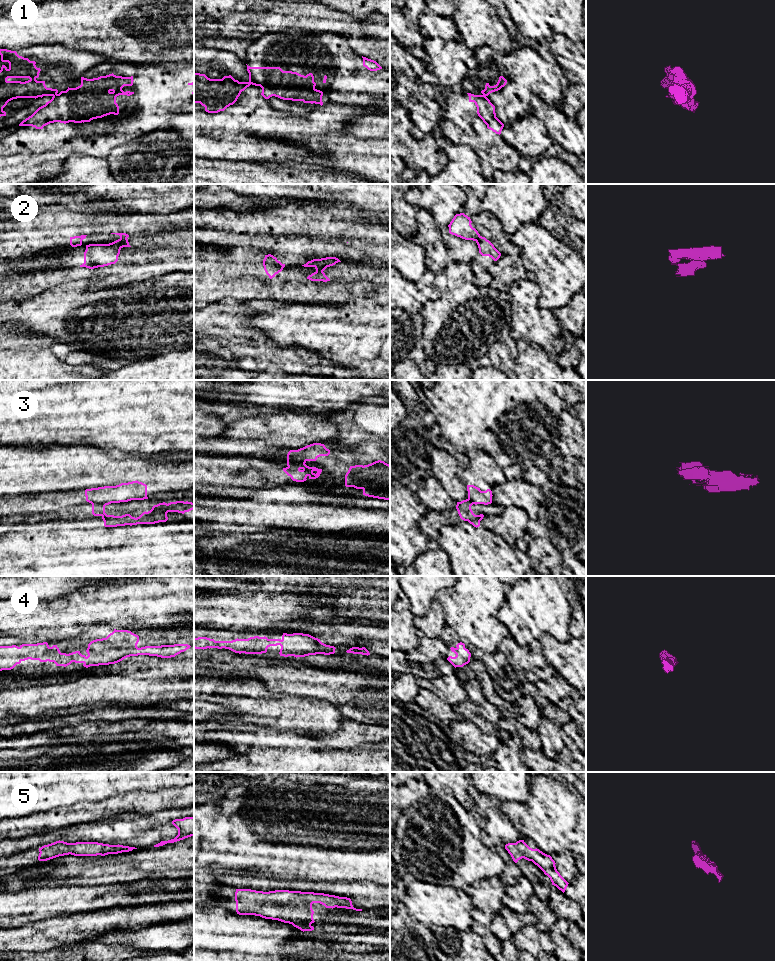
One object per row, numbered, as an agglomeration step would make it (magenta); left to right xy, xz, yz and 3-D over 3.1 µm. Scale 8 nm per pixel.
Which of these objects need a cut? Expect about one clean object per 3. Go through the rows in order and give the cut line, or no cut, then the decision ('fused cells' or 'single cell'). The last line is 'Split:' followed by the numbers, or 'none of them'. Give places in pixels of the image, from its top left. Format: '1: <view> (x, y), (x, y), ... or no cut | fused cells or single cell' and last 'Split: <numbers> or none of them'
1: xy (56, 93), (53, 96) | fused cells
2: xy (126, 237), (120, 239) | fused cells
3: xz (288, 465), (303, 466), (308, 471), (321, 471) | fused cells
4: no cut | single cell
5: no cut | single cell
Split: 1, 2, 3

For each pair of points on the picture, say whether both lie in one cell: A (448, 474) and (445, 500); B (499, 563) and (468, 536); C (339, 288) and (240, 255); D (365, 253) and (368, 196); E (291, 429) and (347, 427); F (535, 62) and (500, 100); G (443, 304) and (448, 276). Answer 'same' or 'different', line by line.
A: different
B: same
C: same
D: different
E: different
F: same
G: same

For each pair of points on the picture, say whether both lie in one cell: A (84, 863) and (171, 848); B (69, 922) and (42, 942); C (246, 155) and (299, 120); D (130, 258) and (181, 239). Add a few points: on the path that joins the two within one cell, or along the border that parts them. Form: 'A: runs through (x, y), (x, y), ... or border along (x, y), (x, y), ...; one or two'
A: runs through (106, 864), (119, 877), (134, 877), (152, 866); one
B: runs through (62, 928), (48, 935); one
C: runs through (245, 136), (245, 133), (256, 122), (280, 122); one
D: runs through (143, 259), (161, 259), (168, 252); one

